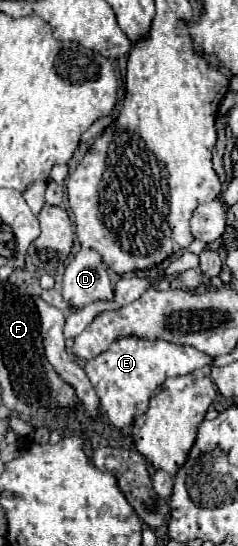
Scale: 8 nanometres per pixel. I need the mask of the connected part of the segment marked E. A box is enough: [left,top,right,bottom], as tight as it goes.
[85,338,213,428]

